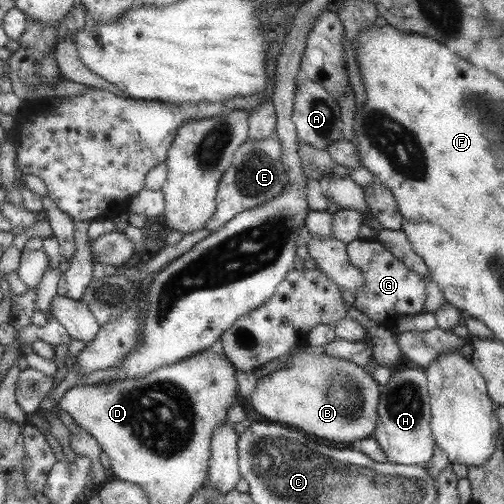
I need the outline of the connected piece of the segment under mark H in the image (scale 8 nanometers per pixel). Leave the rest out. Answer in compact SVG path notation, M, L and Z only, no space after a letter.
M410 365L401 371L395 370L386 385L380 385L379 422L372 437L387 452L390 462L403 465L421 465L431 460L435 450L435 435L431 429L430 390L427 386L427 373L423 368Z

